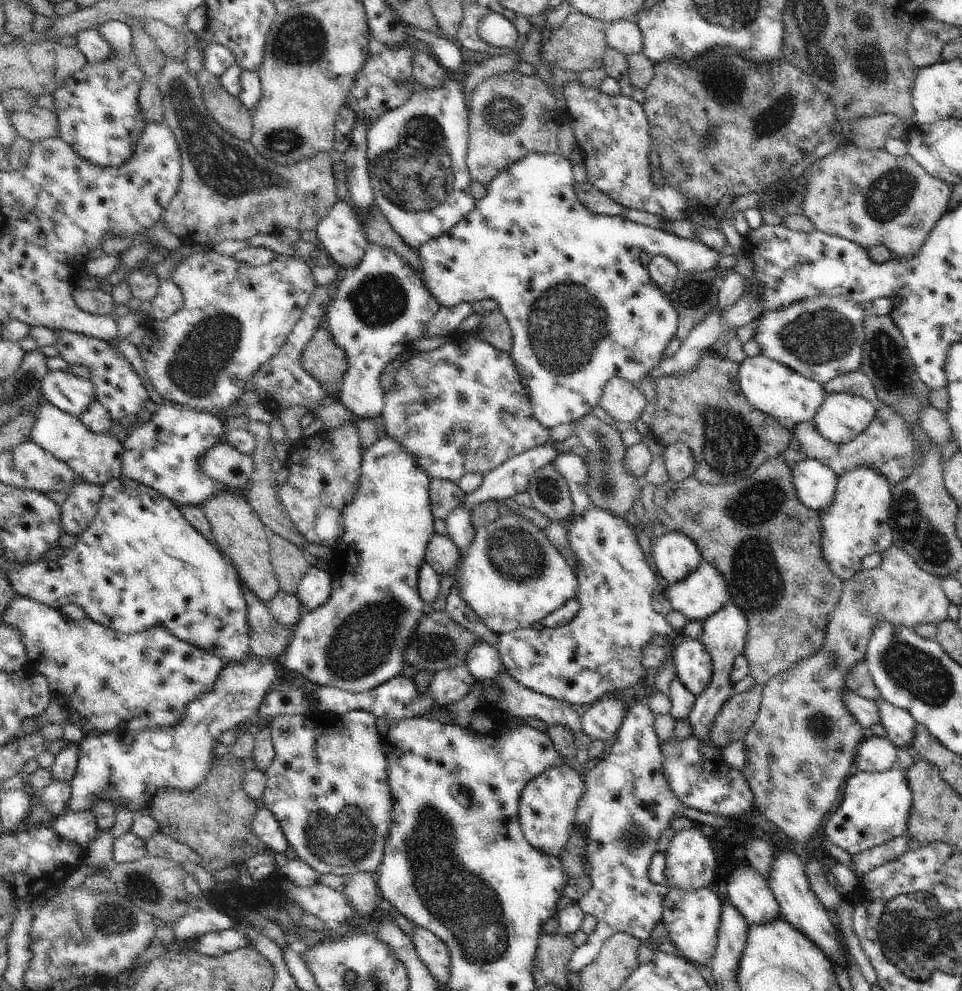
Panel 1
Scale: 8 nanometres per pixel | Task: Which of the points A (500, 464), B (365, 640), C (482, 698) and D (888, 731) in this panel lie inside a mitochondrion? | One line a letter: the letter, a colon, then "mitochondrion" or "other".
A: other
B: mitochondrion
C: other
D: other

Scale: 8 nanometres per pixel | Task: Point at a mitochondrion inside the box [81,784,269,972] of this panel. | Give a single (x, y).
(114, 916)

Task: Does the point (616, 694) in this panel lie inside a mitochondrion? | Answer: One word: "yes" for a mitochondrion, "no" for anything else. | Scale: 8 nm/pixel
no

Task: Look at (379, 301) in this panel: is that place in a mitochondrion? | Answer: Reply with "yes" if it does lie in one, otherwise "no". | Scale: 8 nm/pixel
yes

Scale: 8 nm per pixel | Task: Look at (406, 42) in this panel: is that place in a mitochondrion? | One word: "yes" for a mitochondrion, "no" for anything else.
no

